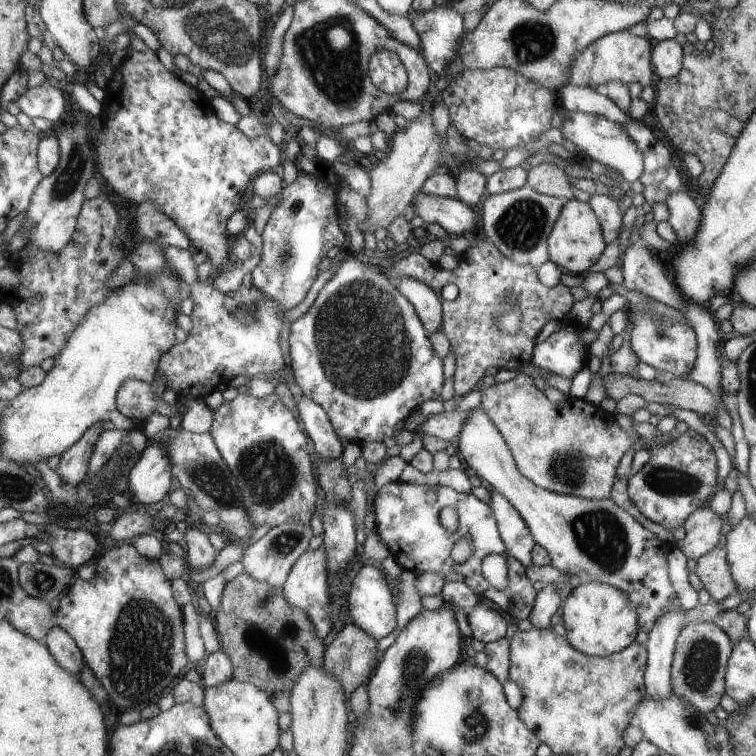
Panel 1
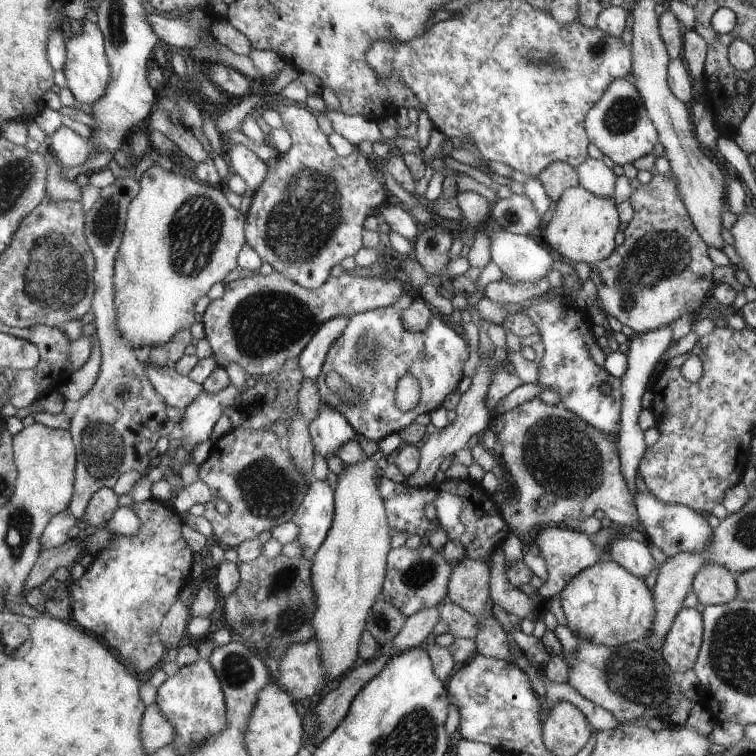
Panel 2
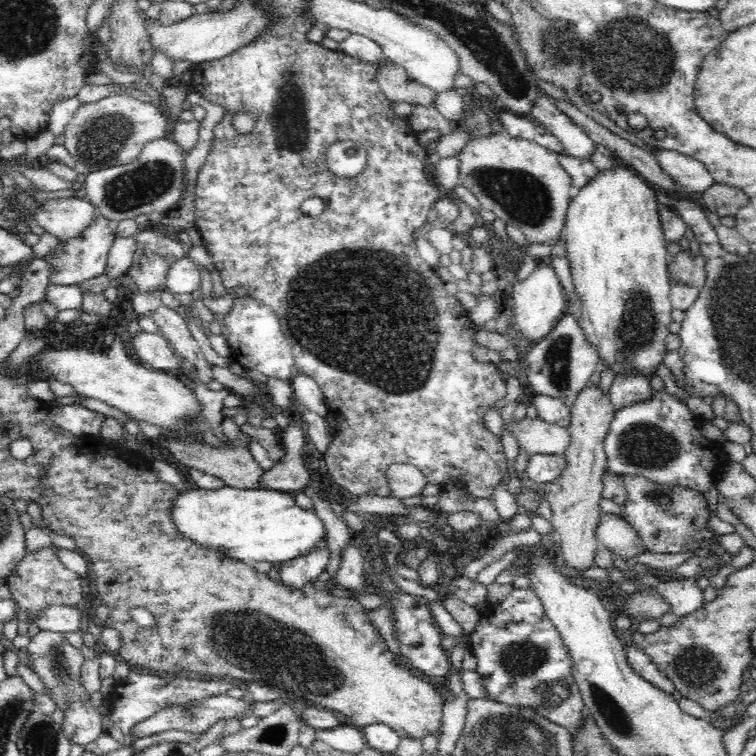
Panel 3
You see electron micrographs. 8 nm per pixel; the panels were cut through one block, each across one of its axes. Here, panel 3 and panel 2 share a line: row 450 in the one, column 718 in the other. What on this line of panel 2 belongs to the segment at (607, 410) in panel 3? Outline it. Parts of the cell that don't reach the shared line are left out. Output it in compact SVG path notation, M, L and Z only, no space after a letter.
M704 565L695 574L691 590L706 607L726 604L738 596L732 572L722 565Z

